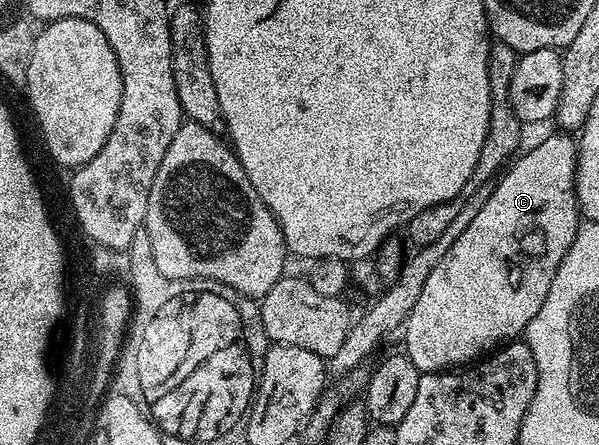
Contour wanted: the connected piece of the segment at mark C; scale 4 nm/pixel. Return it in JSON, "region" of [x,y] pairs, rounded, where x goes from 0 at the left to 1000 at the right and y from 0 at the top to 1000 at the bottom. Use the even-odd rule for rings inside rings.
{"region":[[[927,299],[881,339],[876,335],[833,393],[831,416],[806,461],[805,476],[758,542],[745,575],[713,622],[696,681],[671,735],[673,784],[705,836],[748,836],[756,827],[780,825],[836,773],[873,753],[885,719],[898,710],[912,656],[918,656],[925,611],[932,611],[932,593],[938,593],[962,519],[972,506],[968,463],[962,456],[965,319],[953,299]]]}

